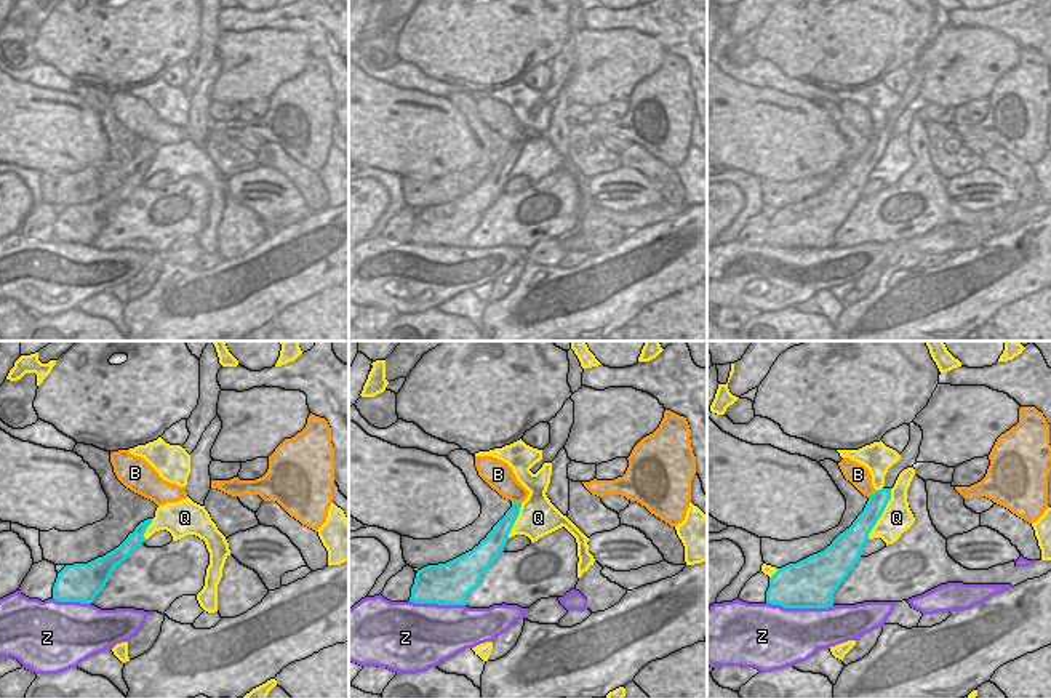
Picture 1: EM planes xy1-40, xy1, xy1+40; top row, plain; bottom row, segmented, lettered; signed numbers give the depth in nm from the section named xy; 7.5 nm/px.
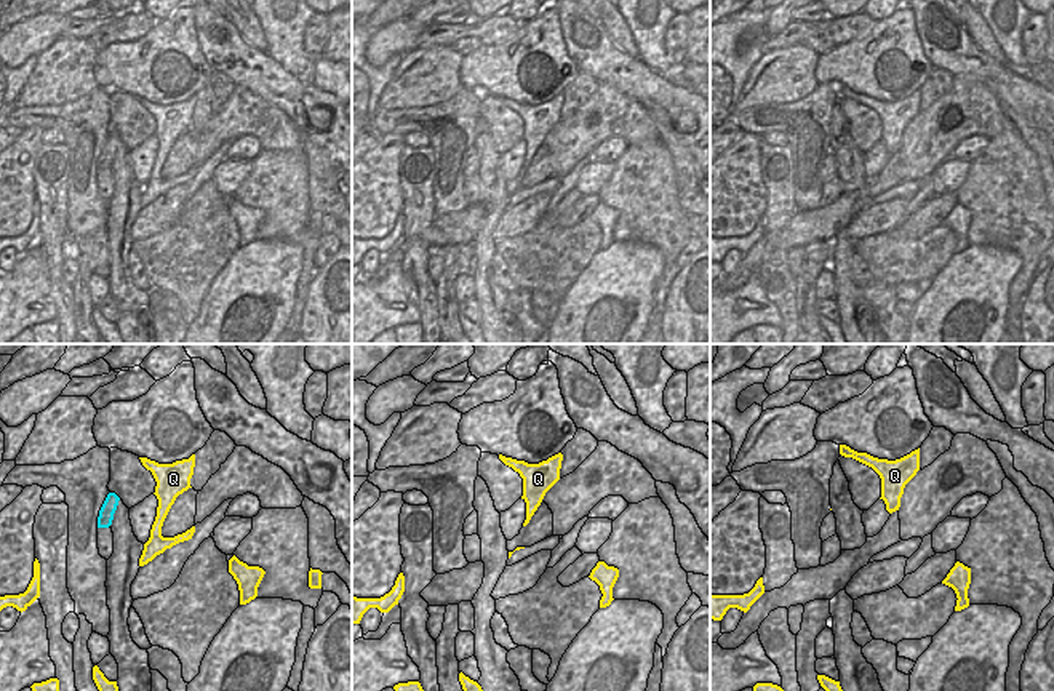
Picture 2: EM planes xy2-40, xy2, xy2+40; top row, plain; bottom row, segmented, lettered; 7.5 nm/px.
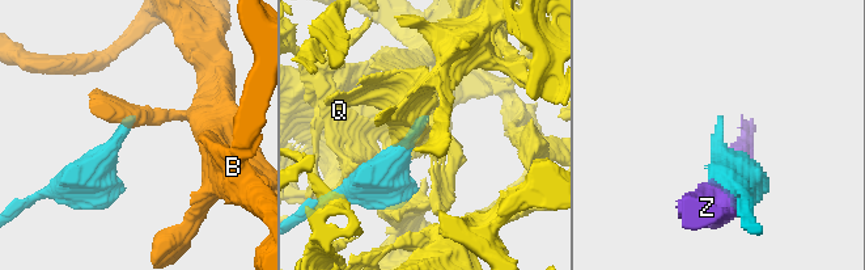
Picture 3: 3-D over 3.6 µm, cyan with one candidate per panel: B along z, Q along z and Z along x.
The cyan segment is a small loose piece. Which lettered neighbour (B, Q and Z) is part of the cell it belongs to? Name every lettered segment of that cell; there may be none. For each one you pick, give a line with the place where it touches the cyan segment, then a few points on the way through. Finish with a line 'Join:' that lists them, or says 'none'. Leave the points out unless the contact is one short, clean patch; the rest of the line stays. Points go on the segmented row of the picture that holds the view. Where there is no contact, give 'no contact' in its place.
Join: none

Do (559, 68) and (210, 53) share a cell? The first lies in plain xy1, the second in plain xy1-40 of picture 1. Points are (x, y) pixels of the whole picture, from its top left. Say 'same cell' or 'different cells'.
same cell

